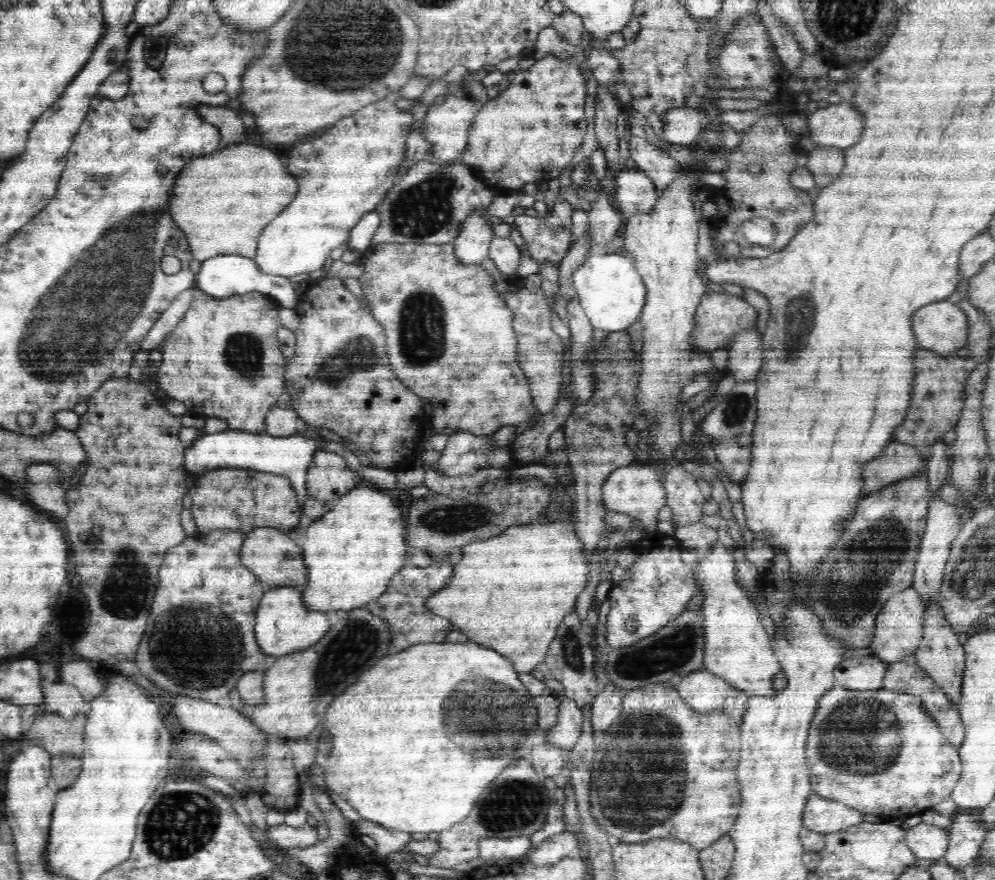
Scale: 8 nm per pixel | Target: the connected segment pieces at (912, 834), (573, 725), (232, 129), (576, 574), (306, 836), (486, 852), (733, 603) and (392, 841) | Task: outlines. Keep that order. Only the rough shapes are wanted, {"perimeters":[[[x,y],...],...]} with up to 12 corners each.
{"perimeters":[[[923,821],[906,831],[916,858],[942,860],[949,845],[944,828]],[[562,698],[545,742],[569,751],[582,730],[582,709]],[[200,104],[202,120],[218,128],[221,140],[246,140],[244,124],[234,110]],[[573,511],[468,544],[426,600],[545,662],[592,570]],[[308,823],[269,827],[266,837],[283,853],[310,847],[320,840]],[[527,836],[482,837],[484,864],[519,861],[531,848]],[[719,541],[692,565],[703,668],[776,696],[781,666]],[[360,818],[353,824],[359,834],[373,838],[382,857],[402,851],[411,832],[392,830]]]}

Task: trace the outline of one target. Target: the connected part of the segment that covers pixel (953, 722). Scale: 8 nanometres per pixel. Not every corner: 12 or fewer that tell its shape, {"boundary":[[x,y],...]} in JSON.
{"boundary":[[914,655],[888,664],[883,687],[918,695],[957,749],[964,742],[956,704]]}

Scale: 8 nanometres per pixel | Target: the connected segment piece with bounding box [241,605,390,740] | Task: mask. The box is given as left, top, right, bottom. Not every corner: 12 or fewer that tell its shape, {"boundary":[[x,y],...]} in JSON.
{"boundary":[[350,609],[316,644],[275,658],[266,734],[306,739],[330,702],[388,654],[390,623]]}

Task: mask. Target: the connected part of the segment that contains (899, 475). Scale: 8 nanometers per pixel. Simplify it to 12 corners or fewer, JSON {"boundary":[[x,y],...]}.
{"boundary":[[896,440],[862,468],[864,494],[928,470]]}

